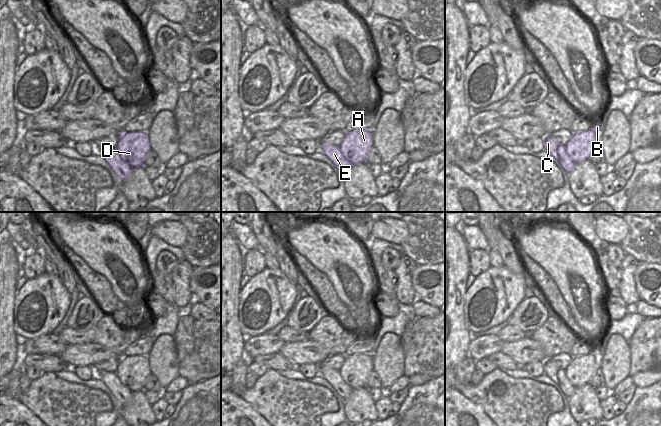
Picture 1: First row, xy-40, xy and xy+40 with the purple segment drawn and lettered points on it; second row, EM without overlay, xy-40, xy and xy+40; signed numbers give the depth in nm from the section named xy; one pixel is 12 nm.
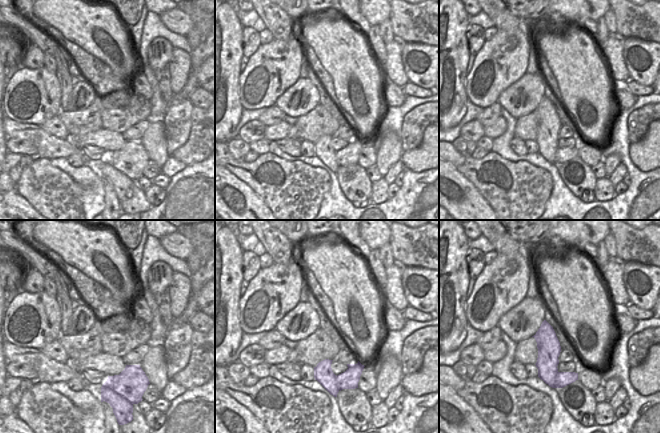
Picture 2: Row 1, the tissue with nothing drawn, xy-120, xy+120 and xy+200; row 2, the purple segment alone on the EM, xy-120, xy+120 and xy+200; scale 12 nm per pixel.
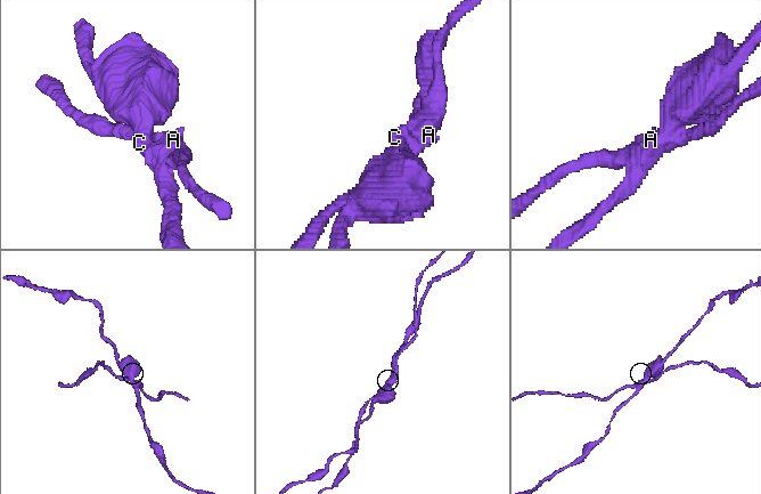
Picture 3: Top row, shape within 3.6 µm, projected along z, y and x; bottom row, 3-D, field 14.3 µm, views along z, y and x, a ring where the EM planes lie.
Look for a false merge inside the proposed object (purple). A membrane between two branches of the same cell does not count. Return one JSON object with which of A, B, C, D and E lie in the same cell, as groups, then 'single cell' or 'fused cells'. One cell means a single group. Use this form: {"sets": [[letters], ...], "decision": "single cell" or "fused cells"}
{"sets": [["A", "B", "D"], ["C", "E"]], "decision": "fused cells"}

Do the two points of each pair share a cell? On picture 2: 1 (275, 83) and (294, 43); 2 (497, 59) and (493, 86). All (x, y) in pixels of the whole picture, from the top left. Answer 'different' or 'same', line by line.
1: same
2: same

